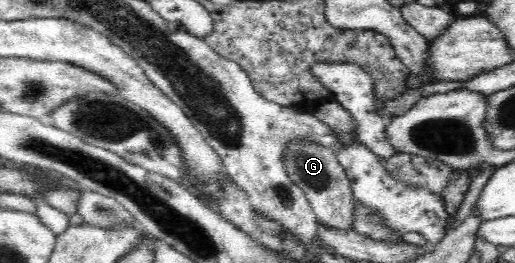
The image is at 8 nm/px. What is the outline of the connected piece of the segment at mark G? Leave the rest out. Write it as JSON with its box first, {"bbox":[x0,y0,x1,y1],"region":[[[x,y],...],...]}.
{"bbox":[283,140,354,232],"region":[[[291,140],[283,150],[283,163],[289,179],[297,184],[307,196],[318,225],[349,232],[354,229],[354,193],[343,165],[332,147],[314,142]]]}

